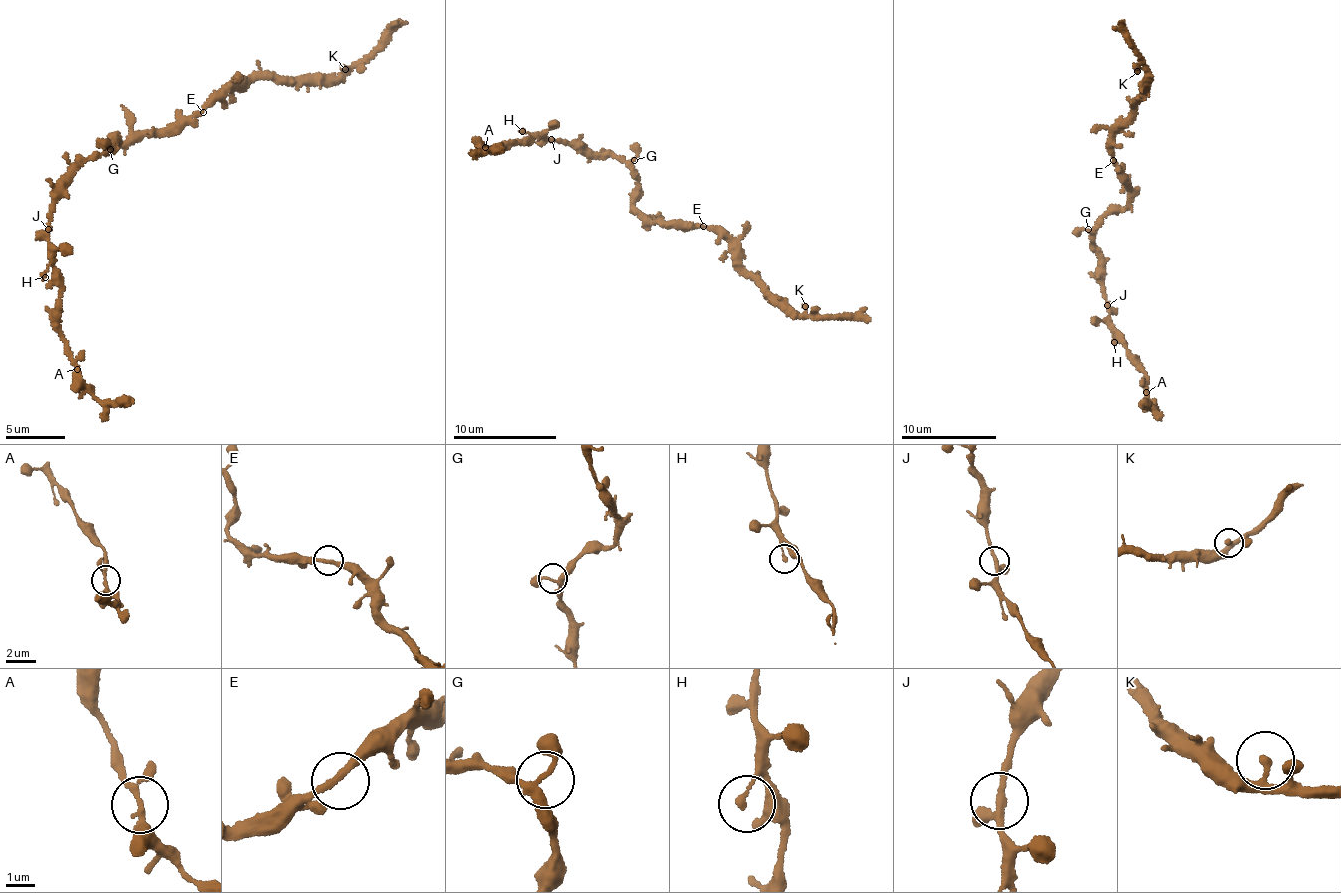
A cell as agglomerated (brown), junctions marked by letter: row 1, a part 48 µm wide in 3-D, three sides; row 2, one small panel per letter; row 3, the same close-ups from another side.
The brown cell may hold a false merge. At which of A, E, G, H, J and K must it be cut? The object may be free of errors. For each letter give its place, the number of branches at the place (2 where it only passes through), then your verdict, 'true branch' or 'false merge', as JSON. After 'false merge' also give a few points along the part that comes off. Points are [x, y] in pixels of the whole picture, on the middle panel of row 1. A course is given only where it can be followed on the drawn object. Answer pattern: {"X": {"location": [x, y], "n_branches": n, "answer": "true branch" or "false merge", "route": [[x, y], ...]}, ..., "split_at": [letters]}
{"A": {"location": [485, 147], "n_branches": 3, "answer": "true branch"}, "E": {"location": [703, 226], "n_branches": 2, "answer": "true branch"}, "G": {"location": [634, 160], "n_branches": 3, "answer": "true branch"}, "H": {"location": [522, 131], "n_branches": 1, "answer": "true branch"}, "J": {"location": [551, 139], "n_branches": 3, "answer": "true branch"}, "K": {"location": [805, 306], "n_branches": 2, "answer": "true branch"}, "split_at": []}

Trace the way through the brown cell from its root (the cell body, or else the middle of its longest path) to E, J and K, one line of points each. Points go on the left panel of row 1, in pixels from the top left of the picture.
E: (113, 140), (124, 146), (145, 134), (178, 125), (203, 112)
J: (113, 140), (108, 149), (82, 163), (66, 185), (66, 193), (54, 206), (47, 229)
K: (113, 140), (124, 146), (178, 125), (228, 89), (238, 91), (258, 78), (318, 83), (333, 81), (345, 69)

